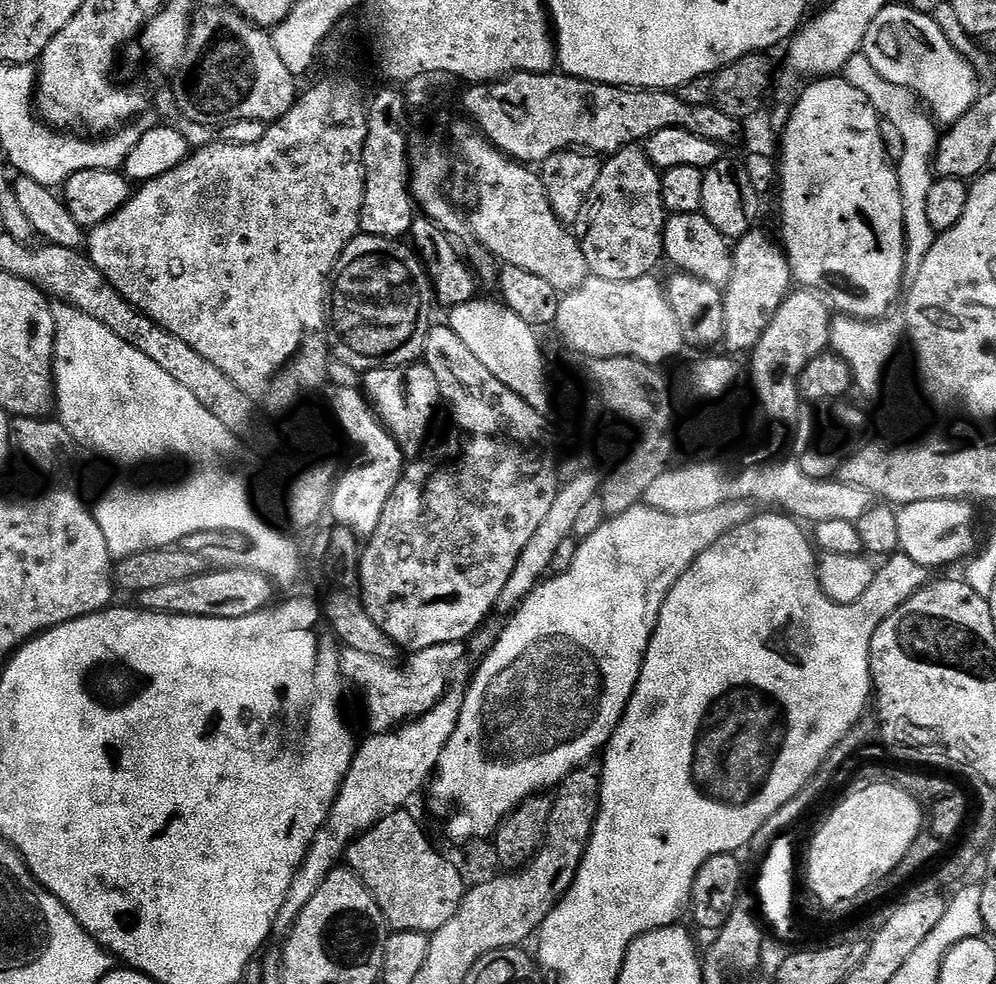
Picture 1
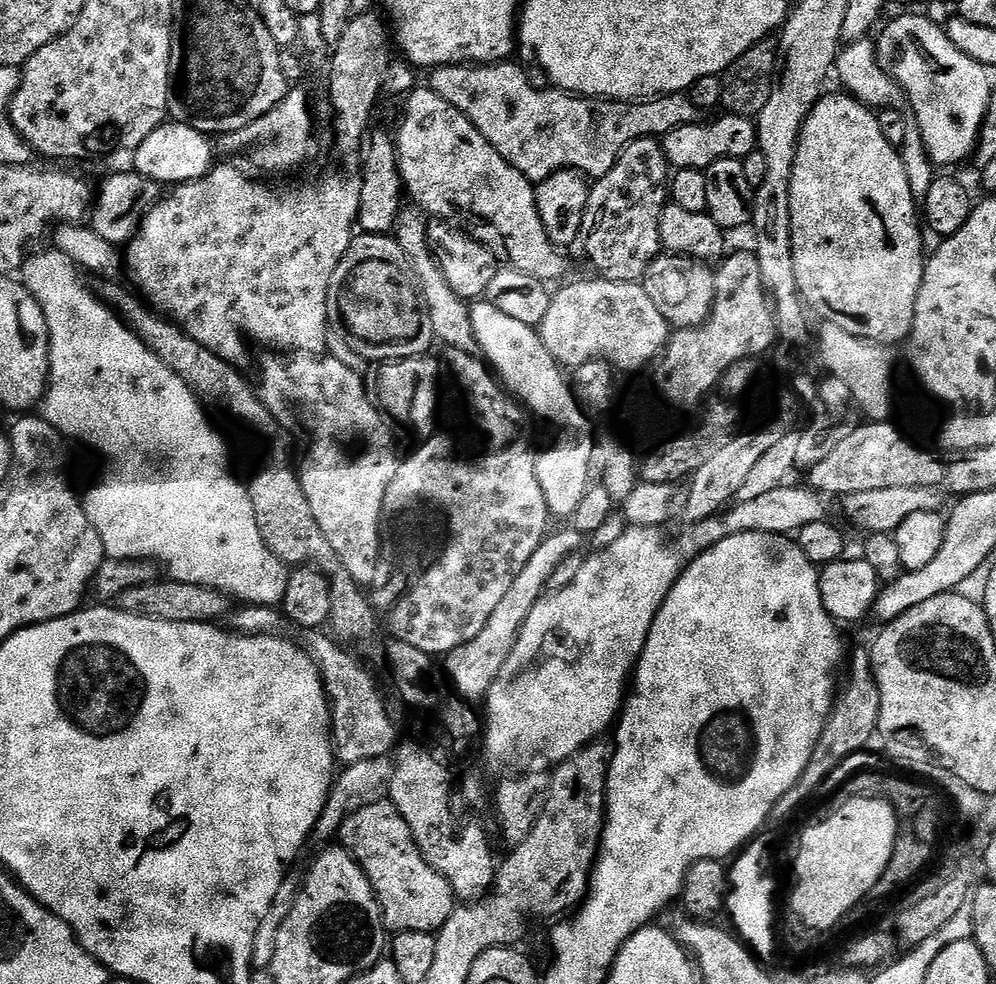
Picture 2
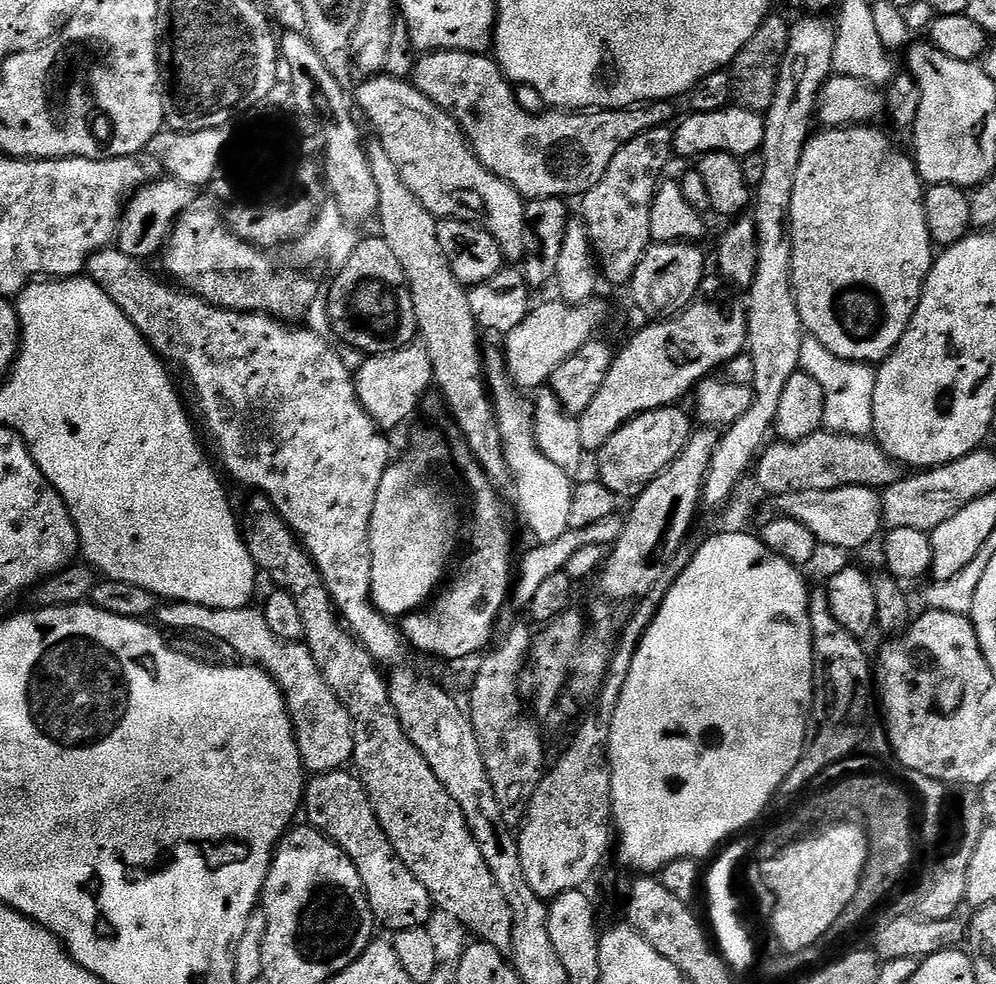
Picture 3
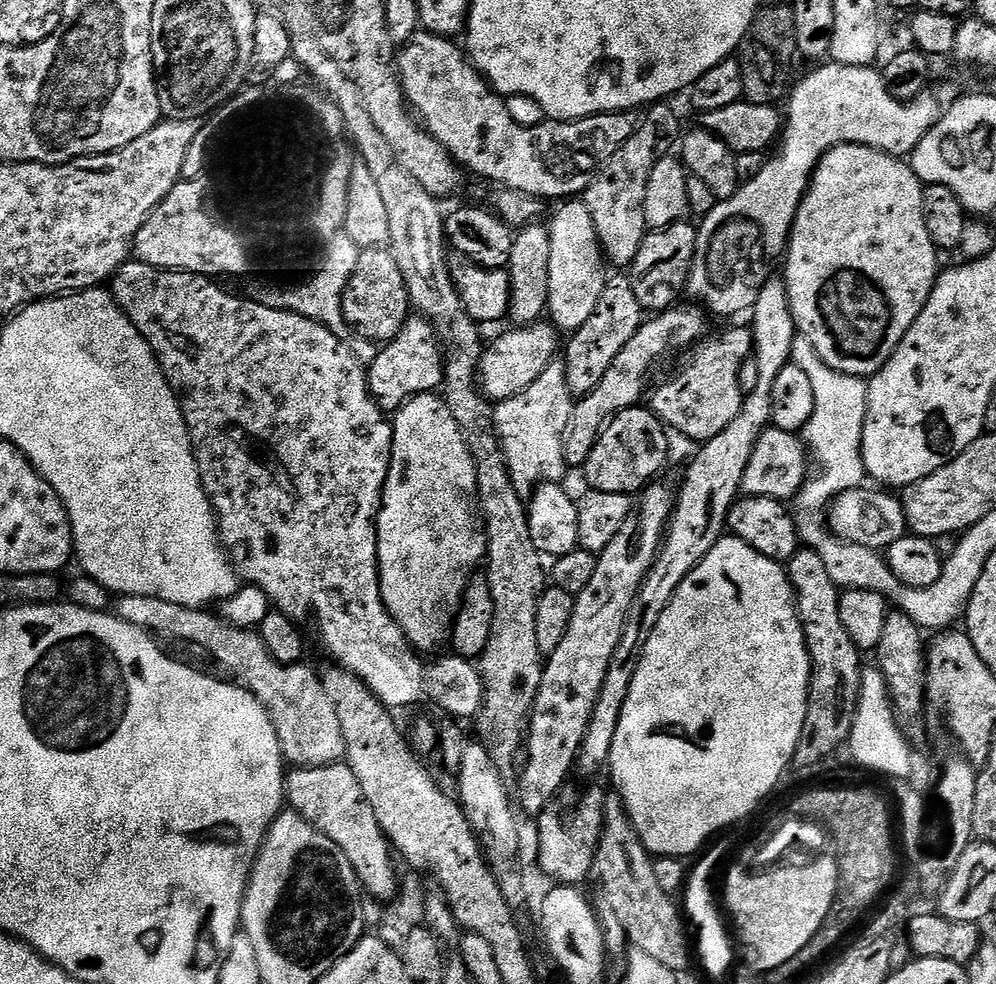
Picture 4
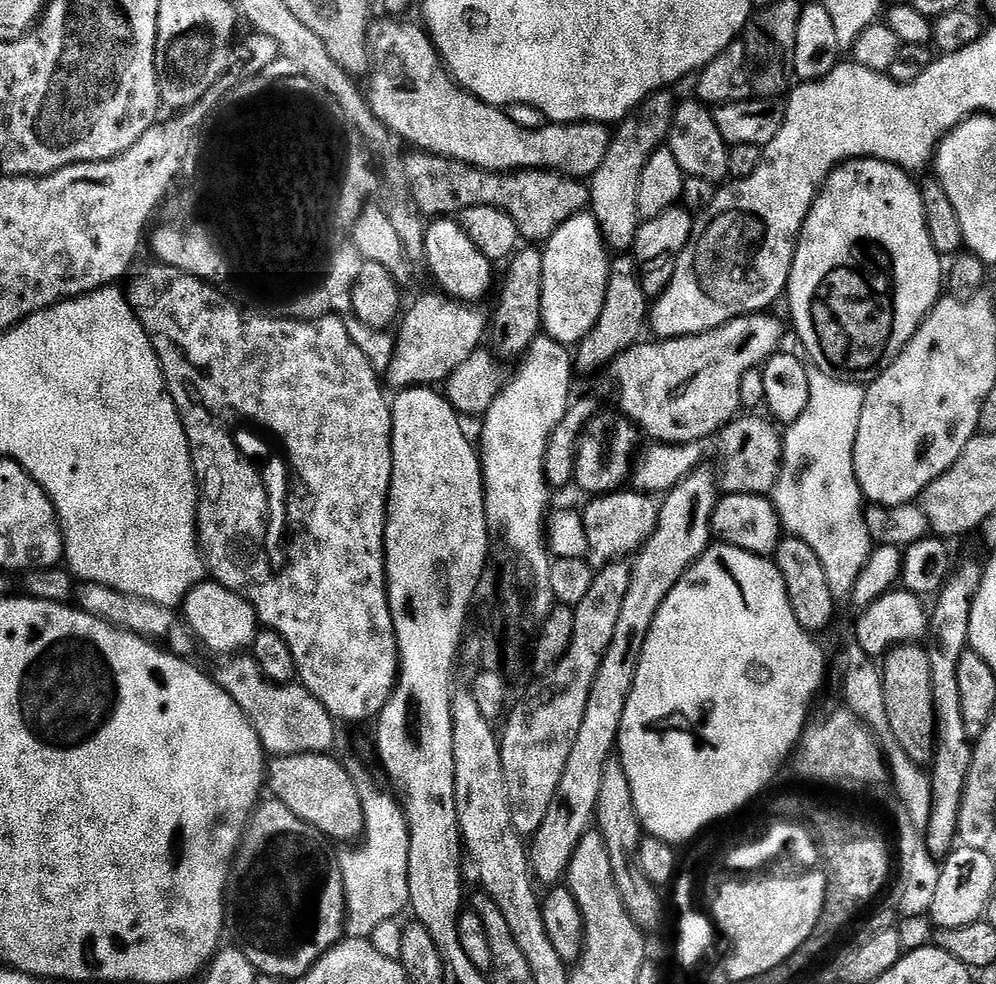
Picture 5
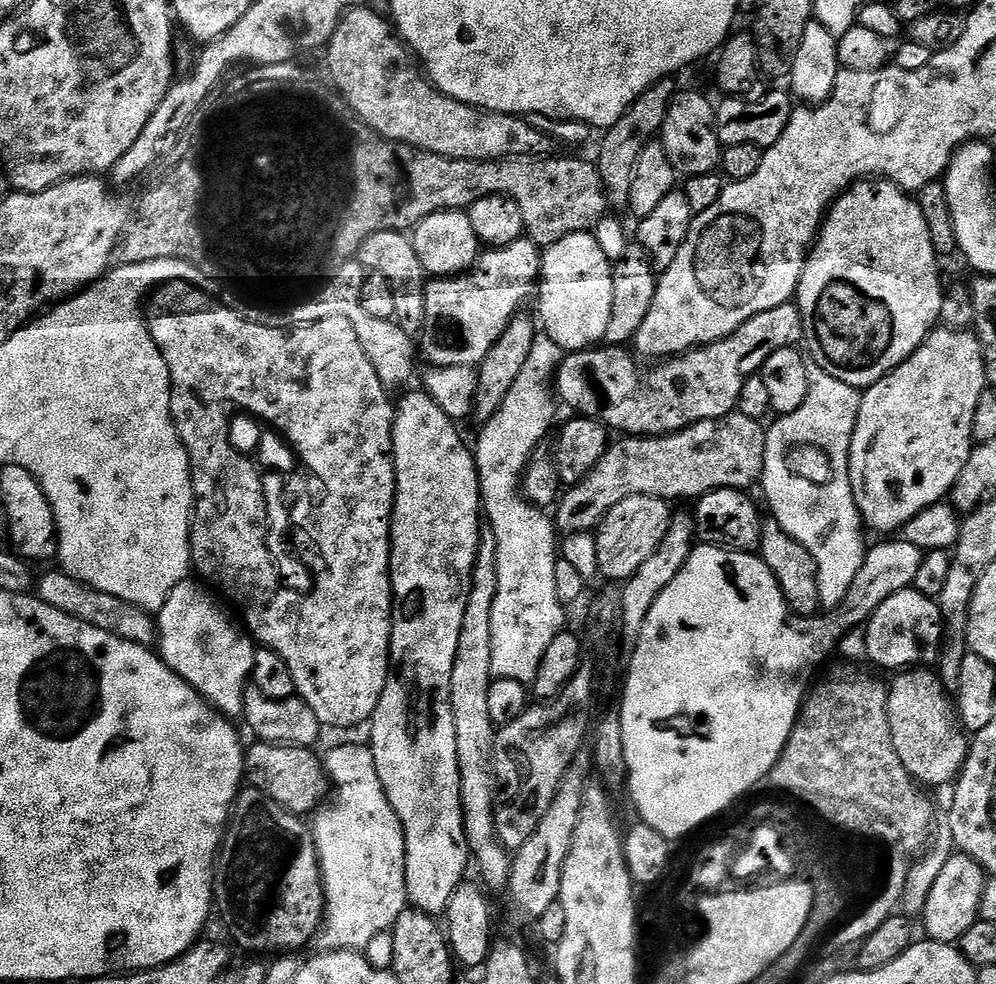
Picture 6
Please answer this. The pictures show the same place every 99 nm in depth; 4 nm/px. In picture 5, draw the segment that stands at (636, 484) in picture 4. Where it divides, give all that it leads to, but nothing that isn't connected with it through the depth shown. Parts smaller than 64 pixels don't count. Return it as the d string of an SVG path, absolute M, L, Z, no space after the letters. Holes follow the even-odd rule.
M601 411L596 415L585 426L583 434L576 441L576 461L572 467L575 487L578 486L582 491L589 492L587 495L592 498L621 491L630 472L630 461L638 452L636 436L638 437L636 425L619 411Z

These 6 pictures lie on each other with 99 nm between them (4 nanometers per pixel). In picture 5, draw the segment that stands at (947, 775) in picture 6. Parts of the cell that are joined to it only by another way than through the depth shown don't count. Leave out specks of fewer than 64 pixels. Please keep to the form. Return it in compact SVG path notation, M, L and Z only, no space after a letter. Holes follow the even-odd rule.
M919 643L897 644L883 657L881 678L886 715L893 738L913 762L919 766L927 765L936 750L936 719L934 697L930 695L930 658L927 647Z

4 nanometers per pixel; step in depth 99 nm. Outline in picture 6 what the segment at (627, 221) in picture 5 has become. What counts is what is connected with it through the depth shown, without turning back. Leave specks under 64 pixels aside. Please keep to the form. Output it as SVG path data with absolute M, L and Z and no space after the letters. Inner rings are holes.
M672 78L659 80L647 88L630 106L630 110L626 110L626 114L622 114L622 118L618 118L618 122L614 122L614 126L603 133L598 167L604 183L604 193L608 195L609 205L613 209L624 210L628 207L630 182L634 182L634 166L638 166L638 154L642 154L642 150L659 137L662 122L666 122L666 110L670 110L672 99L678 91L676 82Z

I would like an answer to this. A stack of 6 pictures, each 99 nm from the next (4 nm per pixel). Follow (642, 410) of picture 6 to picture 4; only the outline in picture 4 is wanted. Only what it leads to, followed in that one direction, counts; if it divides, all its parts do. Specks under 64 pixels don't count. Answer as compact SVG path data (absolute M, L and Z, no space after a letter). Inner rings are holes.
M748 326L732 328L713 340L705 339L691 353L692 361L669 384L660 384L653 392L651 389L652 411L673 433L681 432L695 442L722 434L722 430L726 430L726 426L738 418L738 410L746 395L740 388L742 362L746 362L753 352L752 329Z

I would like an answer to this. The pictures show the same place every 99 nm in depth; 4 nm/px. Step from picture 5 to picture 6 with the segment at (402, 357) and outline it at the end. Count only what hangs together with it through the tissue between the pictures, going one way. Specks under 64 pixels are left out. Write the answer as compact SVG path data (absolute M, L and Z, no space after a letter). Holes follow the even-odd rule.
M521 238L512 244L501 248L488 248L481 251L480 258L471 270L459 276L441 276L427 281L425 290L425 318L427 327L424 328L418 348L429 360L432 368L446 366L478 366L490 354L494 342L510 326L510 322L521 311L520 308L533 295L540 278L541 249L536 243L527 238Z

